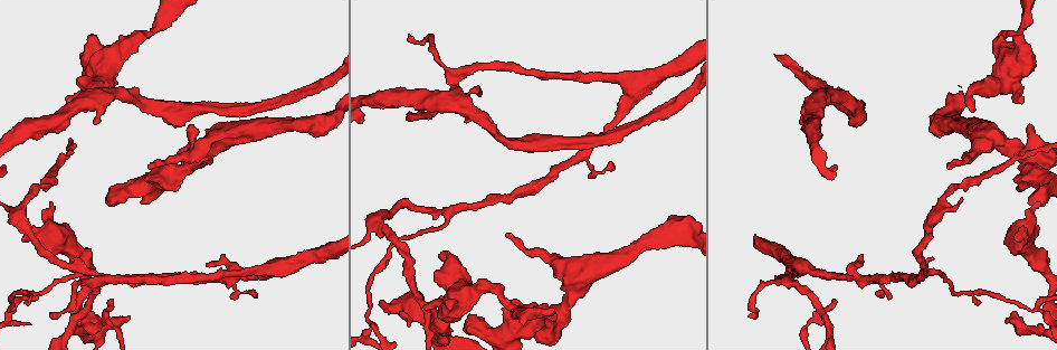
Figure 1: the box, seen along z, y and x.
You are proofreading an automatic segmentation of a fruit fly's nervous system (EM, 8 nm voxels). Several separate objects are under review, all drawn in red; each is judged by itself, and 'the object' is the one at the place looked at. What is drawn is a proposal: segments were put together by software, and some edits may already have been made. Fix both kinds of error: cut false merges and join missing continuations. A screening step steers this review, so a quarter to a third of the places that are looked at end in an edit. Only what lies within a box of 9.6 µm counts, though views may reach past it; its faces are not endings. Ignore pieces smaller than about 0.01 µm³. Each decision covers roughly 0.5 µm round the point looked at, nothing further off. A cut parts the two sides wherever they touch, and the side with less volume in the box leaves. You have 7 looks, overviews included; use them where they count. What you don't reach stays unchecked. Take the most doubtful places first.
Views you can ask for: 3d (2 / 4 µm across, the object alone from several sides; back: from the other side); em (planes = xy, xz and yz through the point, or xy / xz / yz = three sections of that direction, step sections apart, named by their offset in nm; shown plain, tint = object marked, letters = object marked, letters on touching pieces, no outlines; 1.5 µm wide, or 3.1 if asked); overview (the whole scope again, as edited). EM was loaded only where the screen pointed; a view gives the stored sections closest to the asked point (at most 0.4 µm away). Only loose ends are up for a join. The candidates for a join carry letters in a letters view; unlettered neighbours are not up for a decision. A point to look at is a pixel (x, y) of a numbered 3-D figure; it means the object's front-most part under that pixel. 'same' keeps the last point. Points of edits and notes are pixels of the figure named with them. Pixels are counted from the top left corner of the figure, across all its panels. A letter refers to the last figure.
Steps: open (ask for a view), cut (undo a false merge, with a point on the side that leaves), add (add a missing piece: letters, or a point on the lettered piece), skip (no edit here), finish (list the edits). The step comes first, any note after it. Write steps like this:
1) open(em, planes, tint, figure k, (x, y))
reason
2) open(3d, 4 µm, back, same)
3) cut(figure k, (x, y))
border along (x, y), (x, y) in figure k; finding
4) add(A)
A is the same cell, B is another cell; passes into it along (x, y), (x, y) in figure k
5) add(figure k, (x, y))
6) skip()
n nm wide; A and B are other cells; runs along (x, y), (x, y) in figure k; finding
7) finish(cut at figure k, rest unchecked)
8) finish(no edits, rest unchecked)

open(em, planes, letters, figure 1, (150, 169))

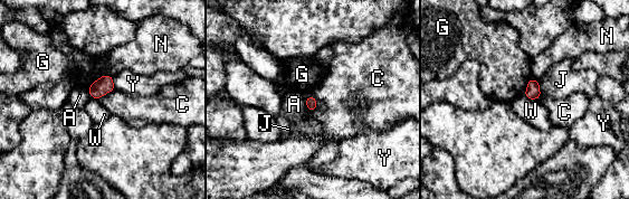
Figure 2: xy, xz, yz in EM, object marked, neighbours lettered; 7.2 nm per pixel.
skip()
A, C, G, J, N, W and Y are other cells; none of them fits

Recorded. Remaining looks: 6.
open(em, yz, step 4, letters, figure 1, (833, 300))
thin end

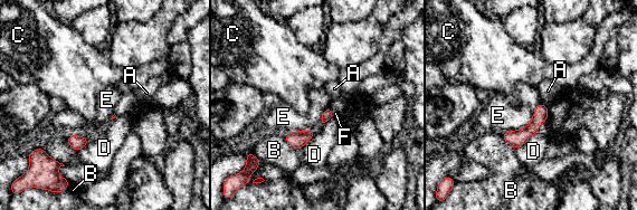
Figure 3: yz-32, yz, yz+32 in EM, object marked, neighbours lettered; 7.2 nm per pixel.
open(em, planes, letters, same)
cut it another way

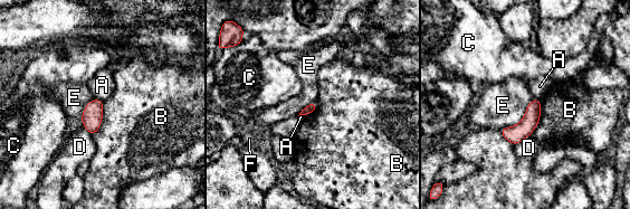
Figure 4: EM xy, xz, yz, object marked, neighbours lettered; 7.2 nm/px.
skip()
A, B, C, D, E and F are other cells; border along (533, 98), (517, 123), (500, 130) in figure 4; no lettered piece goes on from it

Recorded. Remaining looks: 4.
open(em, planes, plain, figure 1, (547, 316))
an open end

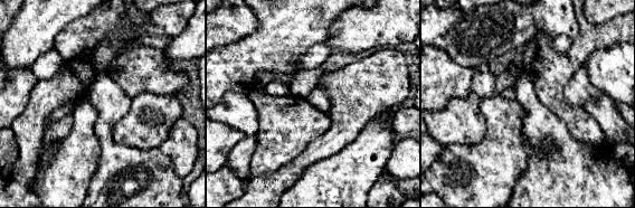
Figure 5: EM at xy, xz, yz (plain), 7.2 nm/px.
open(em, planes, letters, same)
see the neighbours

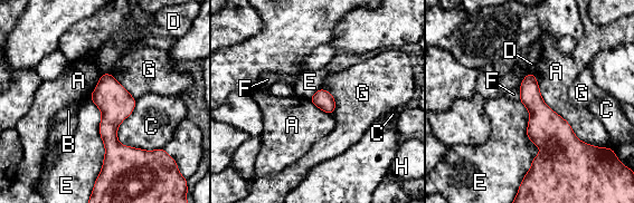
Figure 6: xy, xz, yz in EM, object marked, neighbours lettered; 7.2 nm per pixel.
skip()
A, B, C, D, E, F, G and H are other cells; border along (90, 97), (104, 146), (95, 183) in figure 6; no lettered piece goes on from it

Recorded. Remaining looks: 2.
finish(no edits, rest unchecked)

